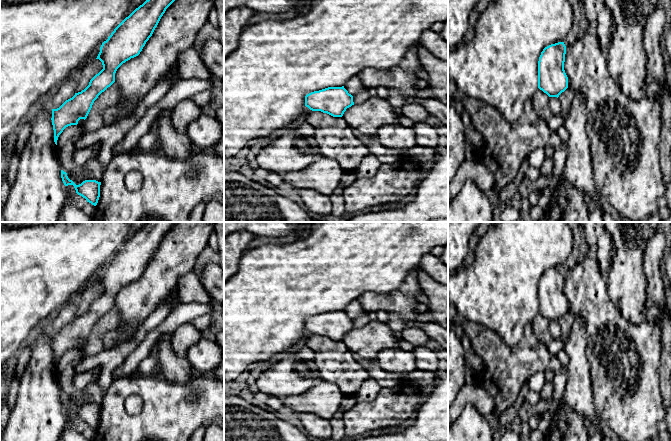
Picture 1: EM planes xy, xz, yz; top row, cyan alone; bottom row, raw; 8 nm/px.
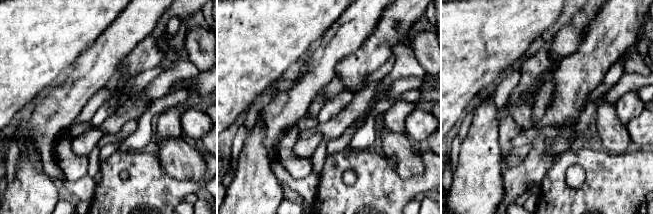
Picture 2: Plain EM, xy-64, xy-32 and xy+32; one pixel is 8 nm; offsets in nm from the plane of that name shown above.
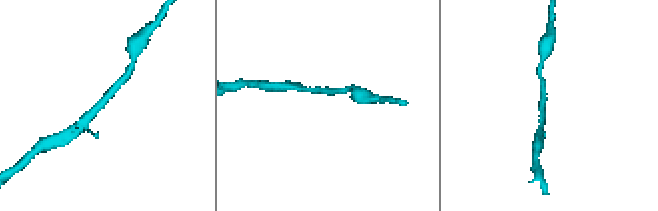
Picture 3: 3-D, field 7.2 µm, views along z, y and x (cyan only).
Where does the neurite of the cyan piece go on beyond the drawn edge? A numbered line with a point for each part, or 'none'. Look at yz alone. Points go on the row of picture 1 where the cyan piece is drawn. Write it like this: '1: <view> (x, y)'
none

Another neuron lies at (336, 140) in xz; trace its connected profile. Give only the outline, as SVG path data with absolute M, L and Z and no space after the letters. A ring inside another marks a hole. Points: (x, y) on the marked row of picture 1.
M312 110L305 115L315 129L313 137L318 143L320 156L336 160L345 172L355 171L370 154L343 117Z

